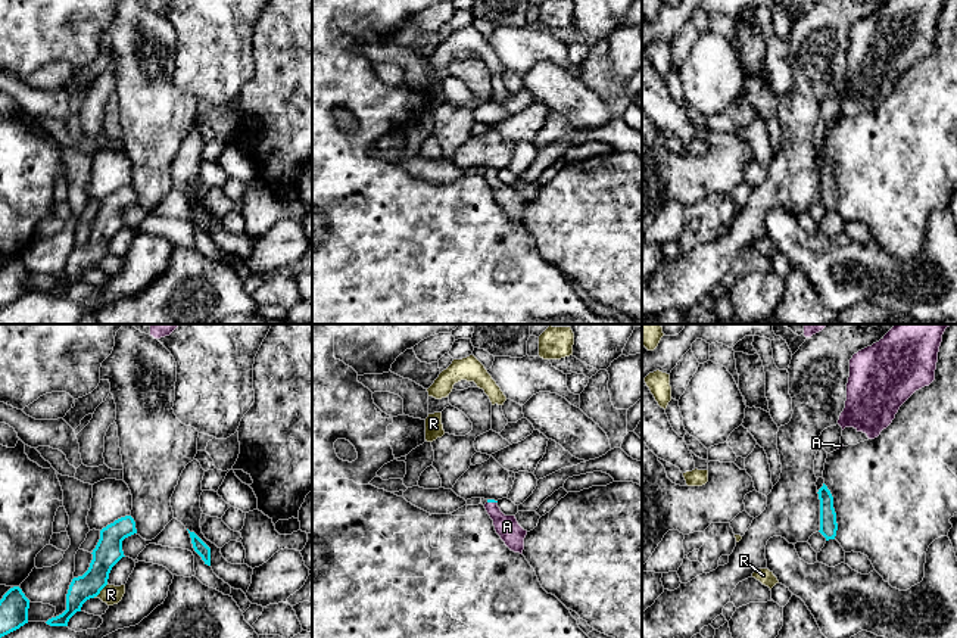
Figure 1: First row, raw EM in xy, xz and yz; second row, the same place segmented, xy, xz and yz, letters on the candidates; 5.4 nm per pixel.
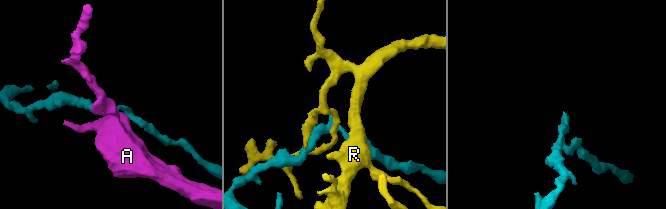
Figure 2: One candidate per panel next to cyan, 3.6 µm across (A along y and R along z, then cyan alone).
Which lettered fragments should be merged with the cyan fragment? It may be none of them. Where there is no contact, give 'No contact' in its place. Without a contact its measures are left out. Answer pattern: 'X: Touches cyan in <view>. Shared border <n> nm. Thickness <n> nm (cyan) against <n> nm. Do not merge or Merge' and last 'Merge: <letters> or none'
A: Touches cyan in xz. Shared border 60 nm. Thickness 20 nm (cyan) against 130 nm. Merge
R: Touches cyan in xy. Shared border 120 nm. Thickness 150 nm (cyan) against 110 nm. Do not merge
Merge: A

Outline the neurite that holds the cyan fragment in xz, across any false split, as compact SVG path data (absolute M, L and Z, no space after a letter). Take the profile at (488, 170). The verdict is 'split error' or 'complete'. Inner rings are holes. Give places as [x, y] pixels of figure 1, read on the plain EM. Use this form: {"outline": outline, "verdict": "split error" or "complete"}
{"outline": "M487 169L484 178L493 190L495 200L505 215L511 221L523 224L527 200L518 194L515 186L505 186L495 169Z", "verdict": "split error"}

